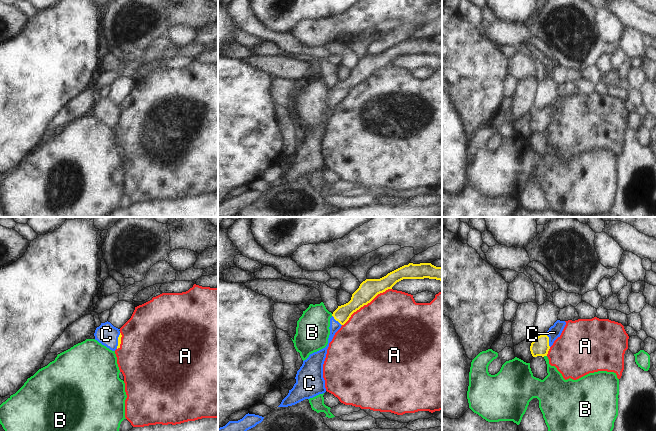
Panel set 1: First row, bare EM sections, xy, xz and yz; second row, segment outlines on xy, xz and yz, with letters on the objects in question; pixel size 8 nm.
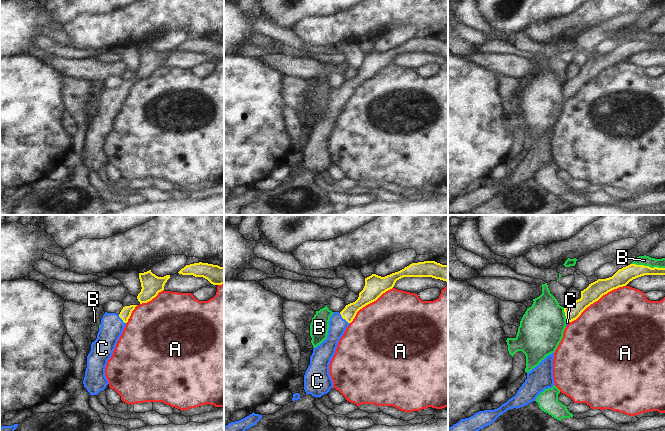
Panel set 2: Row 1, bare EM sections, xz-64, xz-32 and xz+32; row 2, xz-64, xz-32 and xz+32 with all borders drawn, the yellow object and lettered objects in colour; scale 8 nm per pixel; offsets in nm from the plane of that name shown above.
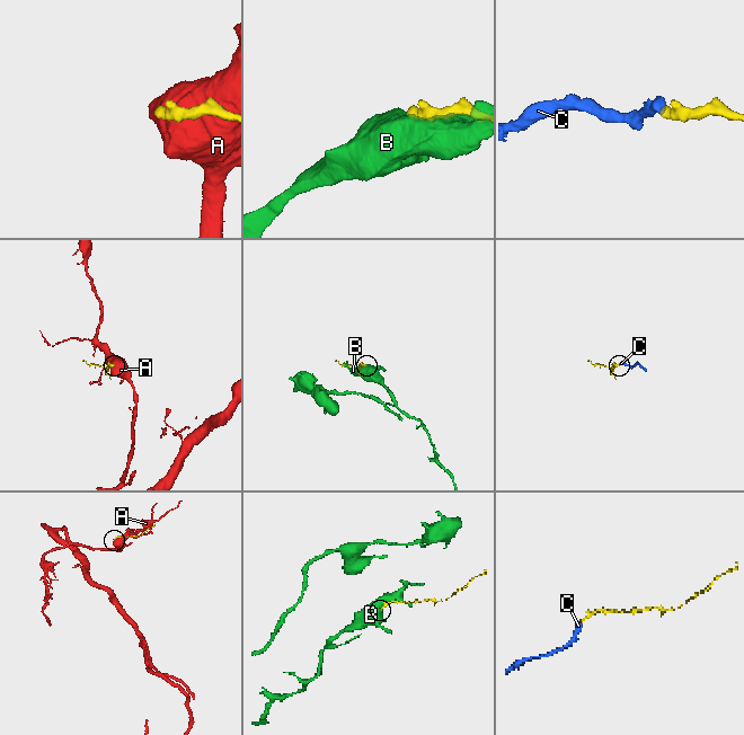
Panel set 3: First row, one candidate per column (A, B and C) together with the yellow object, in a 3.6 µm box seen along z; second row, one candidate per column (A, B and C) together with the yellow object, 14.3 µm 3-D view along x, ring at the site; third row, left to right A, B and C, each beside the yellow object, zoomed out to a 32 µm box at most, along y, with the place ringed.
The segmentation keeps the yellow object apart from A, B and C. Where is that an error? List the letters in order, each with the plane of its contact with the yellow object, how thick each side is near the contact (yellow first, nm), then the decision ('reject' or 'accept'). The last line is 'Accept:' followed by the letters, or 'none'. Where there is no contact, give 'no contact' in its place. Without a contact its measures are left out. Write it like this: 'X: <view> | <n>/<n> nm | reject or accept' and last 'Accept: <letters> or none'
A: xz | 160/500 nm | reject
B: yz | 140/200 nm | reject
C: yz | 140/100 nm | accept
Accept: C

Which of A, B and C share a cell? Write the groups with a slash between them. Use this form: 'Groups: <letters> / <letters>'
Groups: A / B / C

